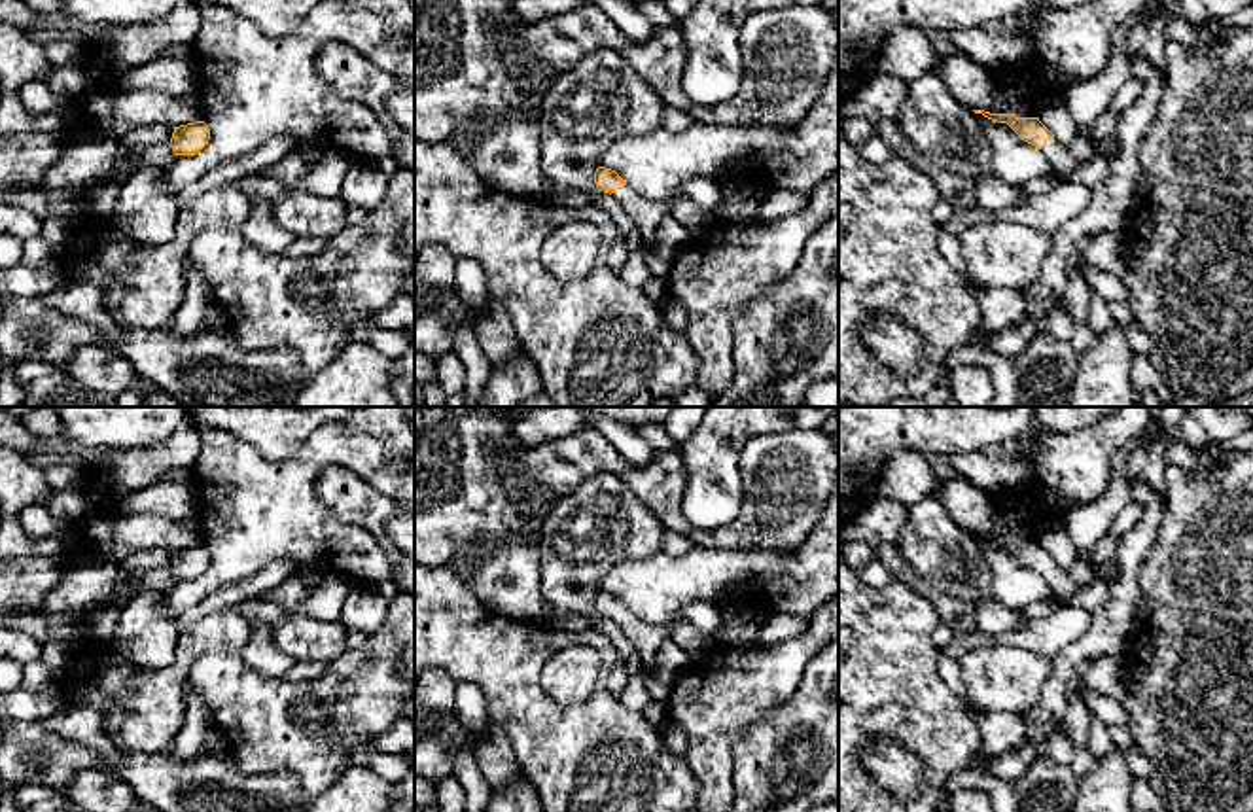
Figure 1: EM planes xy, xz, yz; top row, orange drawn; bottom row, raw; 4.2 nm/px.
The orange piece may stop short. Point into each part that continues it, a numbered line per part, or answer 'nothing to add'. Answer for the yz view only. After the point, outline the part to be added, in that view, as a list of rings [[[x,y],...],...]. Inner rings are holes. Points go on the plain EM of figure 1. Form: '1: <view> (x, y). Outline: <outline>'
1: yz (1062, 585). Outline: [[[1056,562],[1047,564],[1047,568],[1041,572],[1041,575],[1047,581],[1054,600],[1066,600],[1066,598],[1077,594],[1081,589],[1075,583],[1075,579],[1069,575],[1068,568],[1060,566]]]

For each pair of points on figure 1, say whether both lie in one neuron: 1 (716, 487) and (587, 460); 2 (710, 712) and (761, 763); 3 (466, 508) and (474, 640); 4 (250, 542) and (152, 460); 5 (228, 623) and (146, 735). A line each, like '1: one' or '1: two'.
1: two
2: two
3: two
4: two
5: one

